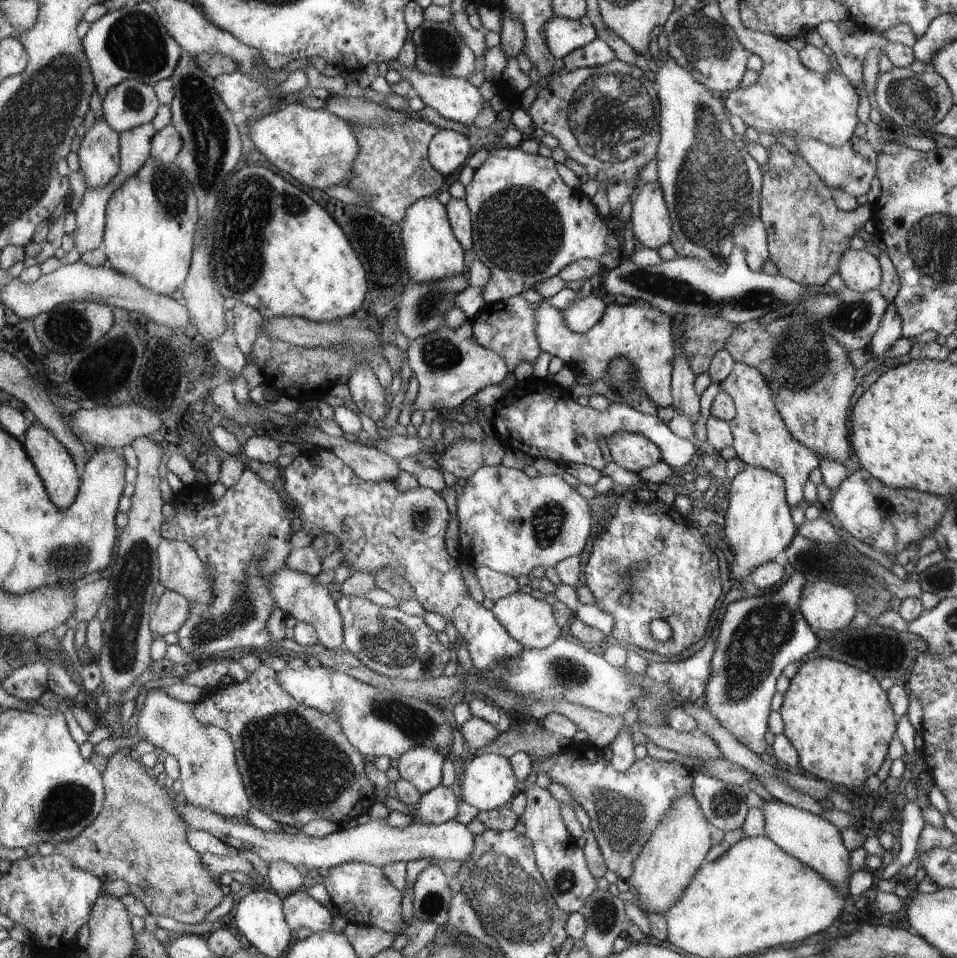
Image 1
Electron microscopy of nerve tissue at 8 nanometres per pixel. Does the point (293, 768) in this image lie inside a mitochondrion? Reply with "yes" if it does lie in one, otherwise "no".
yes

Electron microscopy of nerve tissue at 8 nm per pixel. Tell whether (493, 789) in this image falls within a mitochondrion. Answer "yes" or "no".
no

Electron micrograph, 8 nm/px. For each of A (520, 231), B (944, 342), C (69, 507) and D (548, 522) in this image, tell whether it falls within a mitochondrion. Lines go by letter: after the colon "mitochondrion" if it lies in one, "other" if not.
A: mitochondrion
B: other
C: other
D: mitochondrion

